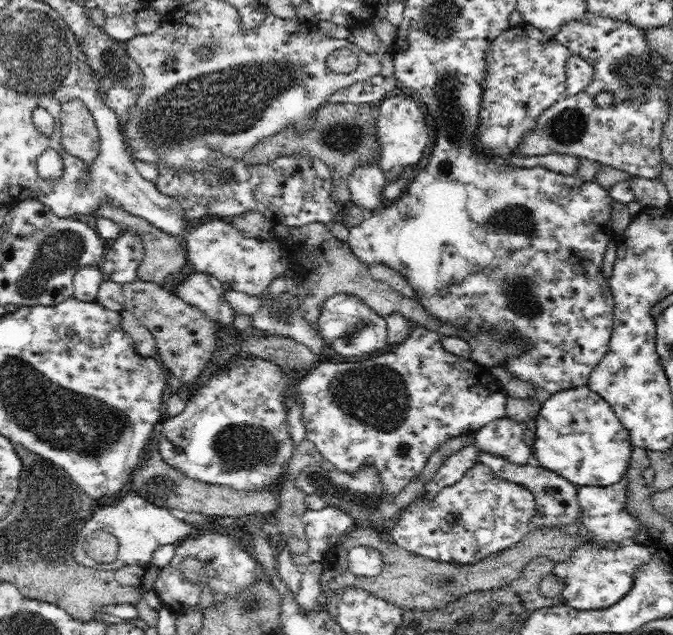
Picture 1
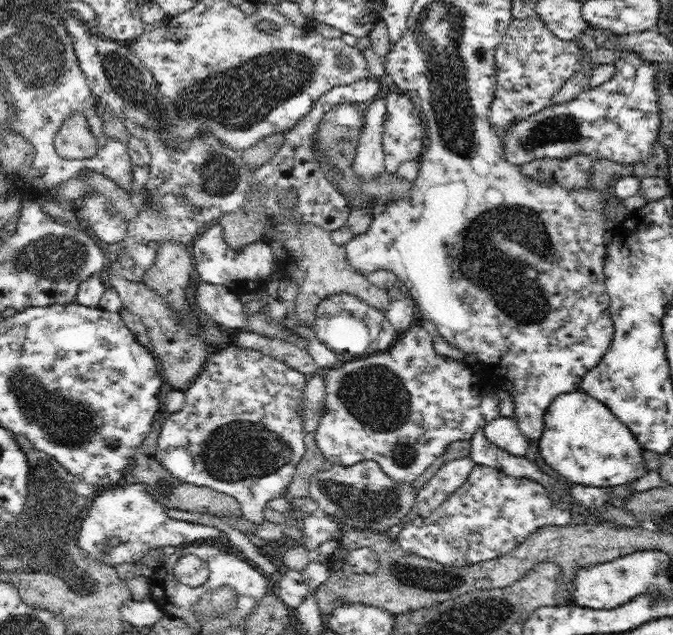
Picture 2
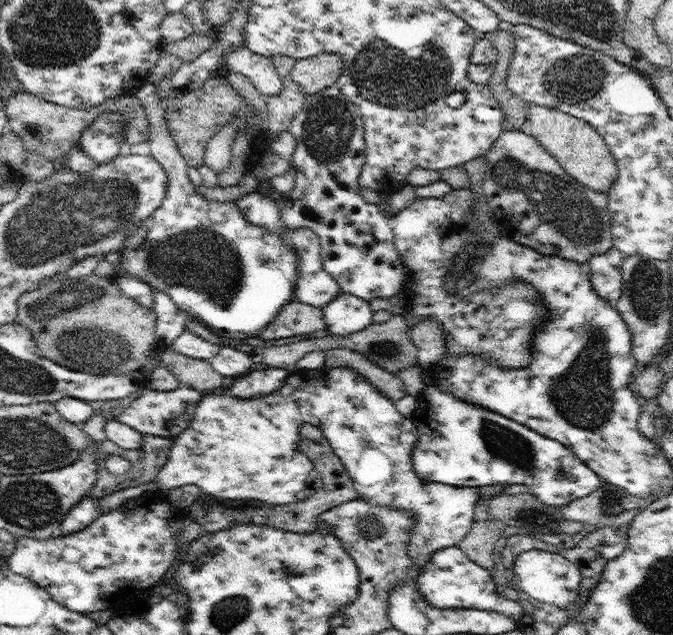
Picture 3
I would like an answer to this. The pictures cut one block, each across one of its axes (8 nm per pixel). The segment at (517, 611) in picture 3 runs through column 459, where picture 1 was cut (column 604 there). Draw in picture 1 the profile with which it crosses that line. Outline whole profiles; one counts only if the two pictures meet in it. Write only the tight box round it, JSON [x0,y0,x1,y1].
[553,542,653,610]

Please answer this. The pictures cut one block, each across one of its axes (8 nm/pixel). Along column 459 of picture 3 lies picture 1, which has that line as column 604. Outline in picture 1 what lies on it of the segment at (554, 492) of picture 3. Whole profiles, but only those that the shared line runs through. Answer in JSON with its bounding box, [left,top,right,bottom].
[533,385,632,487]

